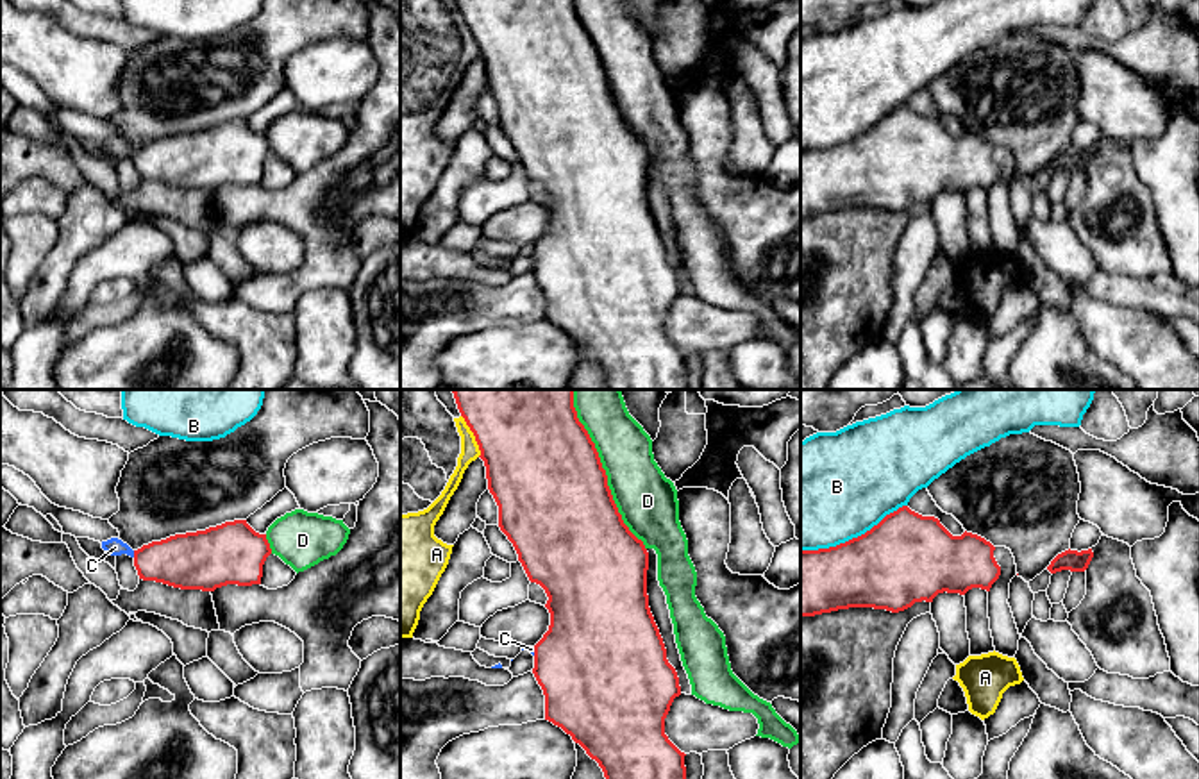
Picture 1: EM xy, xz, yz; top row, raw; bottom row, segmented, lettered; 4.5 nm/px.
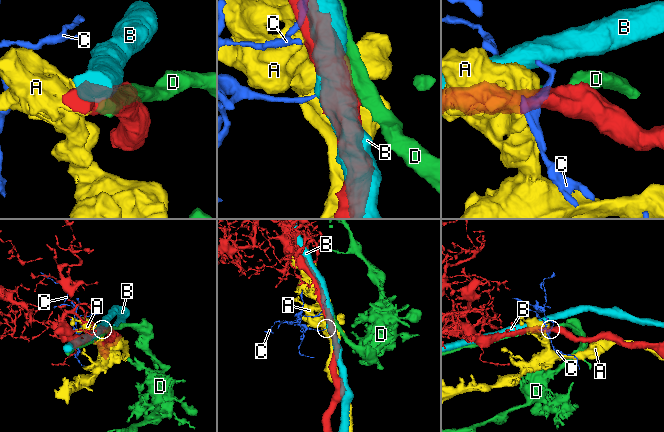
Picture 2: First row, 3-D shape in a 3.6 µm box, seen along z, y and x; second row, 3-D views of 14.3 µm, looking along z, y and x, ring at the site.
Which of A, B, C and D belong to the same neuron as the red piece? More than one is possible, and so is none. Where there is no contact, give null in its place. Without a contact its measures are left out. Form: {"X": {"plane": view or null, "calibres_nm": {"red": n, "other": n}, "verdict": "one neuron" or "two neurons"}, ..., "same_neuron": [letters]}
{"A": {"plane": "xz", "calibres_nm": {"red": 500, "other": 80}, "verdict": "two neurons"}, "B": {"plane": "yz", "calibres_nm": {"red": 400, "other": 500}, "verdict": "two neurons"}, "C": {"plane": "xy", "calibres_nm": {"red": 260, "other": 80}, "verdict": "two neurons"}, "D": {"plane": "xz", "calibres_nm": {"red": 500, "other": 280}, "verdict": "two neurons"}, "same_neuron": []}

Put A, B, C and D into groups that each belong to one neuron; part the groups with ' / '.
A / B / C / D

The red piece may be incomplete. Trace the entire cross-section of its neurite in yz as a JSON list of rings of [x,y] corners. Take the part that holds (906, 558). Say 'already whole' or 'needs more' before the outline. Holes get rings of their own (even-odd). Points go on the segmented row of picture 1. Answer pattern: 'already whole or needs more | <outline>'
already whole | [[[902,506],[858,538],[801,550],[801,616],[849,607],[899,613],[943,591],[990,591],[1001,575],[994,550],[977,534],[952,536],[938,518]]]

